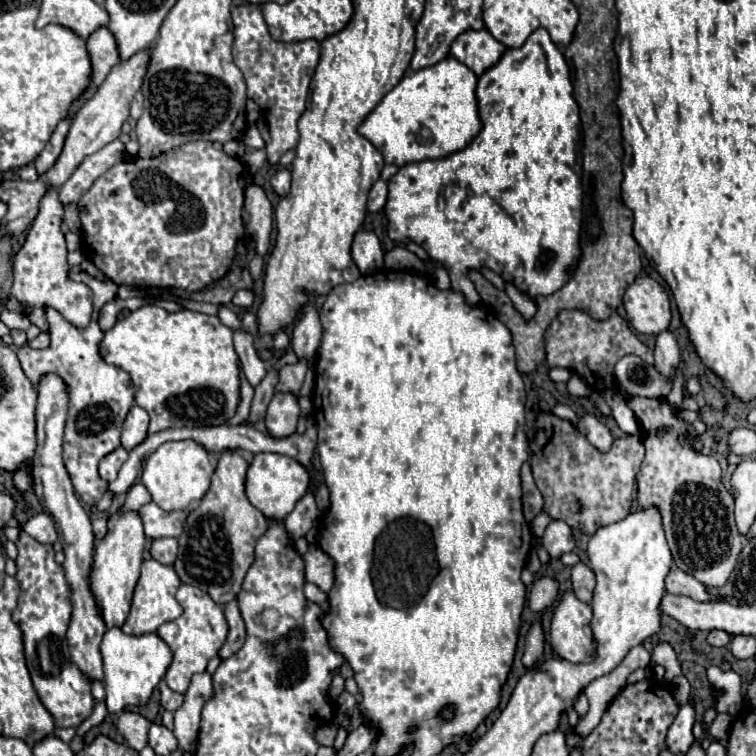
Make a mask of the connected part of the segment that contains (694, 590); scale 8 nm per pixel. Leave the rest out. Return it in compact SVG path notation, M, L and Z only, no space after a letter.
M672 567L670 575L666 577L666 589L668 589L668 593L686 595L686 597L692 597L694 601L724 601L724 597L712 595L710 591L706 591L706 587L700 581L696 581L692 575L680 571L678 567Z

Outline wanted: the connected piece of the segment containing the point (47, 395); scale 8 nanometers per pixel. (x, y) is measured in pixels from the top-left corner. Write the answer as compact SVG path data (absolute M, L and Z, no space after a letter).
M46 373L38 383L38 407L36 407L36 433L38 433L38 449L34 455L34 493L46 515L52 517L56 531L60 535L60 543L64 547L64 573L70 587L70 603L72 617L68 625L68 645L72 661L90 677L102 679L102 657L100 657L100 641L106 633L106 623L102 619L102 611L90 589L90 569L92 569L92 551L94 551L94 533L90 525L88 513L82 509L80 501L74 495L74 487L70 483L68 471L62 463L62 435L68 411L68 389L60 375Z

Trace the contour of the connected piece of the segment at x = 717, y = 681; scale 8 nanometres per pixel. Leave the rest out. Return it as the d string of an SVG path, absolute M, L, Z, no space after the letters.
M712 665L706 669L706 679L716 691L720 691L720 697L716 701L718 711L732 711L732 707L736 707L734 711L742 709L744 697L742 697L742 681L738 673L722 671L720 667Z

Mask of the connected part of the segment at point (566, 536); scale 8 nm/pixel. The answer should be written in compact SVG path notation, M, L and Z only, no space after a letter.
M552 521L542 535L542 545L552 559L558 559L564 553L570 553L574 549L572 529L564 521Z

